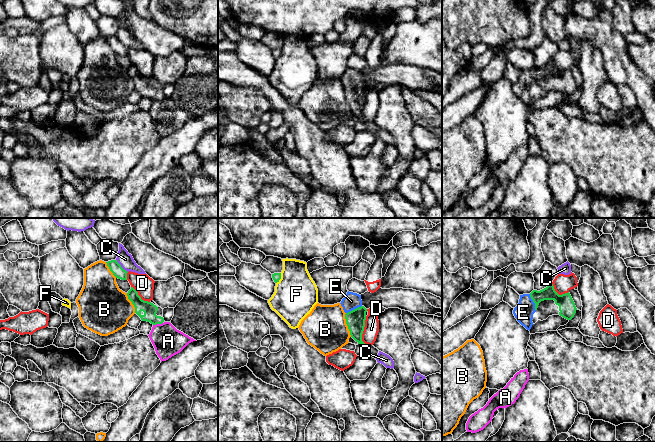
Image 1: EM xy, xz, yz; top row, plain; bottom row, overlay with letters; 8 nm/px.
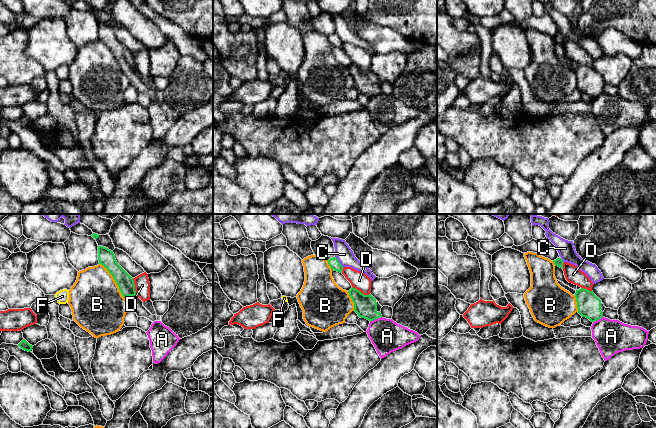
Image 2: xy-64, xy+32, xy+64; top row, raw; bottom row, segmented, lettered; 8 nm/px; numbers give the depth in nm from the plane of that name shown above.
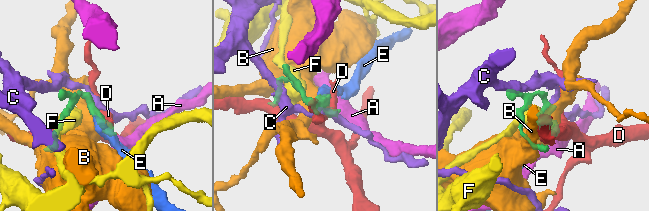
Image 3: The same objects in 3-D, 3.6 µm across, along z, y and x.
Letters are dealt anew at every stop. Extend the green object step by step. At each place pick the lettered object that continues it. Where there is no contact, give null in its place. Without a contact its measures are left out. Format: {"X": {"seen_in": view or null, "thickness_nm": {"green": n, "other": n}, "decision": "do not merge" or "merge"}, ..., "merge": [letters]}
{"A": {"seen_in": "xy", "thickness_nm": {"green": 110, "other": 240}, "decision": "do not merge"}, "B": {"seen_in": "xz", "thickness_nm": {"green": 160, "other": 340}, "decision": "do not merge"}, "C": {"seen_in": "xy", "thickness_nm": {"green": 90, "other": 120}, "decision": "do not merge"}, "D": {"seen_in": "xz", "thickness_nm": {"green": 160, "other": 120}, "decision": "do not merge"}, "E": {"seen_in": "yz", "thickness_nm": {"green": 120, "other": 160}, "decision": "merge"}, "F": {"seen_in": "xz", "thickness_nm": {"green": 70, "other": 340}, "decision": "do not merge"}, "merge": ["E"]}

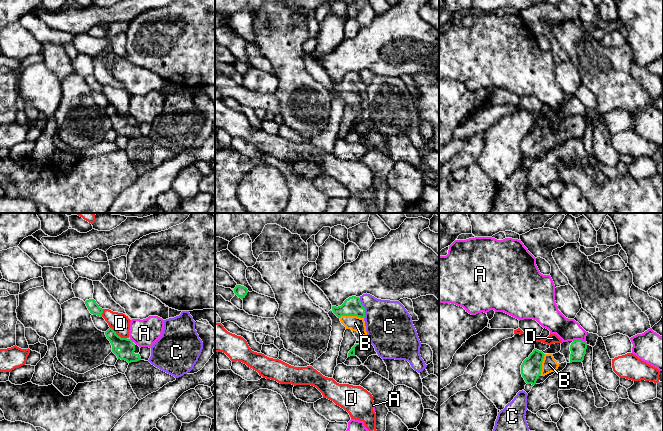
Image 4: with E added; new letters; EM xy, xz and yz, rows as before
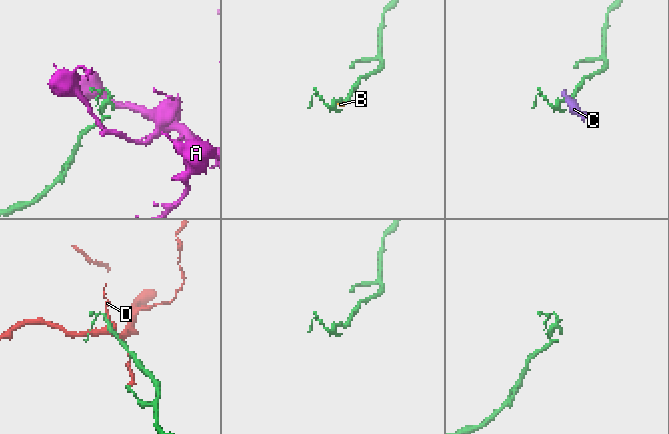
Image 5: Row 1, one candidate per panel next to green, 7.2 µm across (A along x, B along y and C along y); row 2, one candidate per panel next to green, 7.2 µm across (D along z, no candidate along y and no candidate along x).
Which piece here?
{"A": {"seen_in": "yz", "thickness_nm": {"green": 130, "other": 180}, "decision": "do not merge"}, "B": {"seen_in": "xz", "thickness_nm": {"green": 150, "other": 120}, "decision": "merge"}, "C": {"seen_in": "xz", "thickness_nm": {"green": 150, "other": 380}, "decision": "do not merge"}, "D": {"seen_in": "xy", "thickness_nm": {"green": 120, "other": 160}, "decision": "do not merge"}, "merge": ["B"]}

